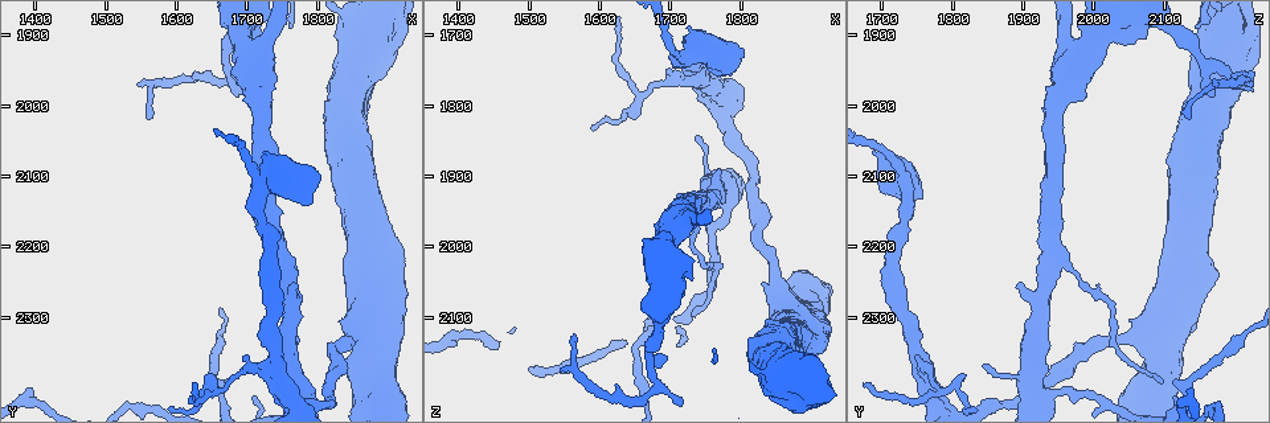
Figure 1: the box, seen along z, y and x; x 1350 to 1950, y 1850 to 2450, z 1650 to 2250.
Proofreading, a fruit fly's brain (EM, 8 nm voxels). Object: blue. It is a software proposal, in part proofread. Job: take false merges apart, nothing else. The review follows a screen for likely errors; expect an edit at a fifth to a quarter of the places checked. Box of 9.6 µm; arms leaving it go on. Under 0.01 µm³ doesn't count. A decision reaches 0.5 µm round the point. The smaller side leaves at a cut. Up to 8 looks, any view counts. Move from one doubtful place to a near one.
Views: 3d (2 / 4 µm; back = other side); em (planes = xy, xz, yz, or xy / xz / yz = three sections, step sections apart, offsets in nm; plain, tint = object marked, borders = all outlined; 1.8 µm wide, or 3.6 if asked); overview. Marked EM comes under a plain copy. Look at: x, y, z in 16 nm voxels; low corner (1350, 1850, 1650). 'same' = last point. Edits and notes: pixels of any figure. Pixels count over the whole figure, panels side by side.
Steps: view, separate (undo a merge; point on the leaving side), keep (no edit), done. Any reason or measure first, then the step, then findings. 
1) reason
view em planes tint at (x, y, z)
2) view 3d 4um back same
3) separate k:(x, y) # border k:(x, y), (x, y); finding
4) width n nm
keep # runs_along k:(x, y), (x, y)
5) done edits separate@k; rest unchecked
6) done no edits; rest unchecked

view em planes tint at (1745, 2205, 1940)

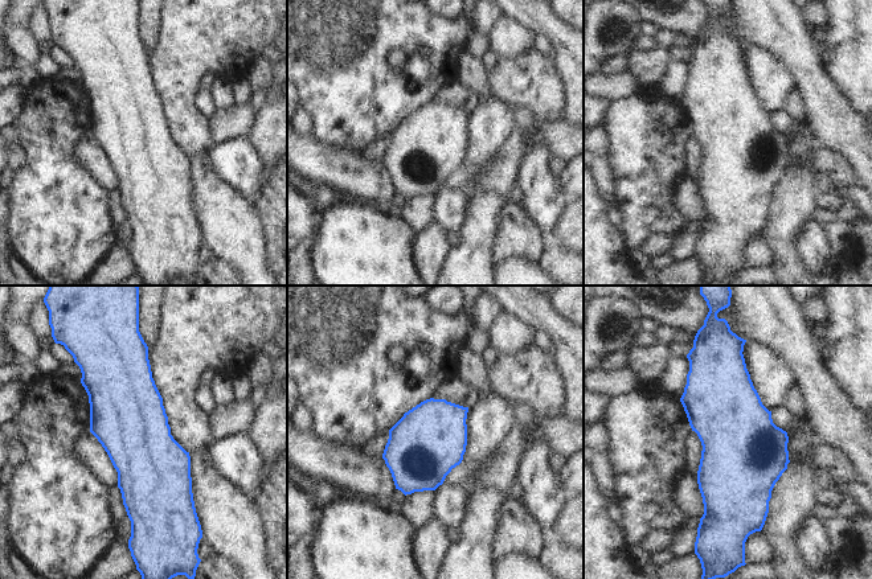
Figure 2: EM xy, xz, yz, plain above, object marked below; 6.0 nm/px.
width 440 nm
keep # continuous, no second cell

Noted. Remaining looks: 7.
abrupt turn
view 3d 4um at (1675, 1965, 2200)

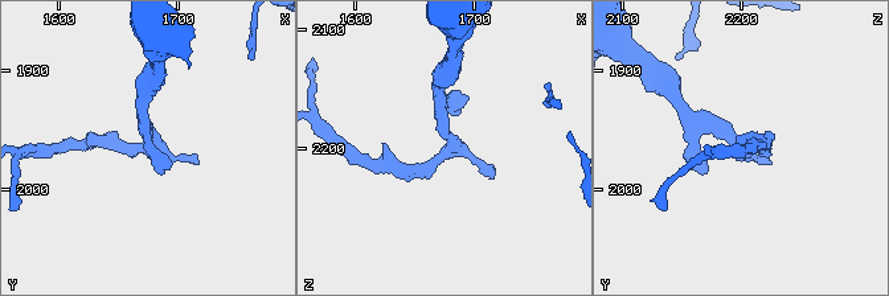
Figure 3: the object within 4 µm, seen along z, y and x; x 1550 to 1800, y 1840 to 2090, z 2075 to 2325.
shape alone is not enough
view em planes tint same

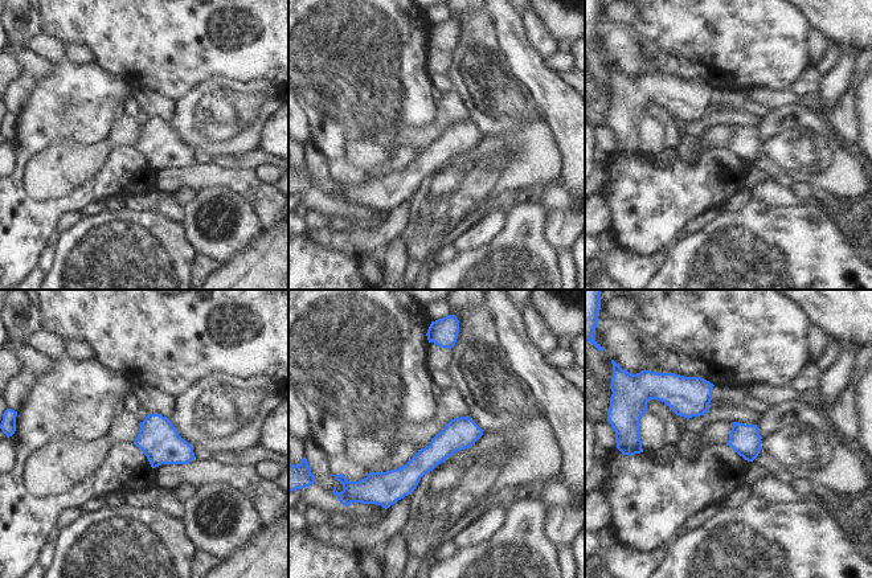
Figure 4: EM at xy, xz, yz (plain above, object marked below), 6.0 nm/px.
keep # runs_along 4:(478, 431), (405, 479), (369, 479); continuous, no second cell

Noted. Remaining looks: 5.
view 3d 2um at (1745, 2375, 1760)

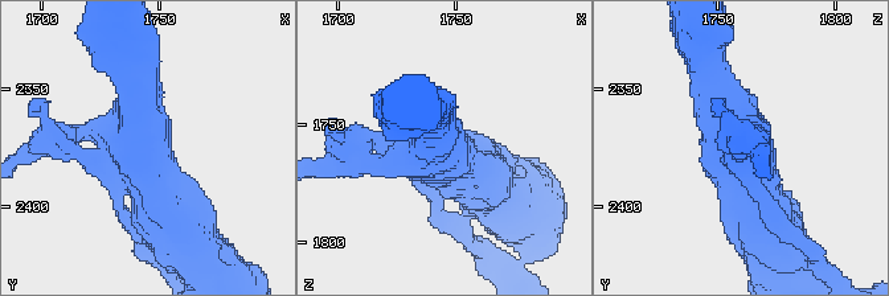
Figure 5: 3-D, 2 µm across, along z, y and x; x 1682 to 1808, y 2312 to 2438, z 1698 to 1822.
arms 3; arm_widths 160, 340, 440 nm
view em 3.6um planes tint at (1741, 2373, 1760)

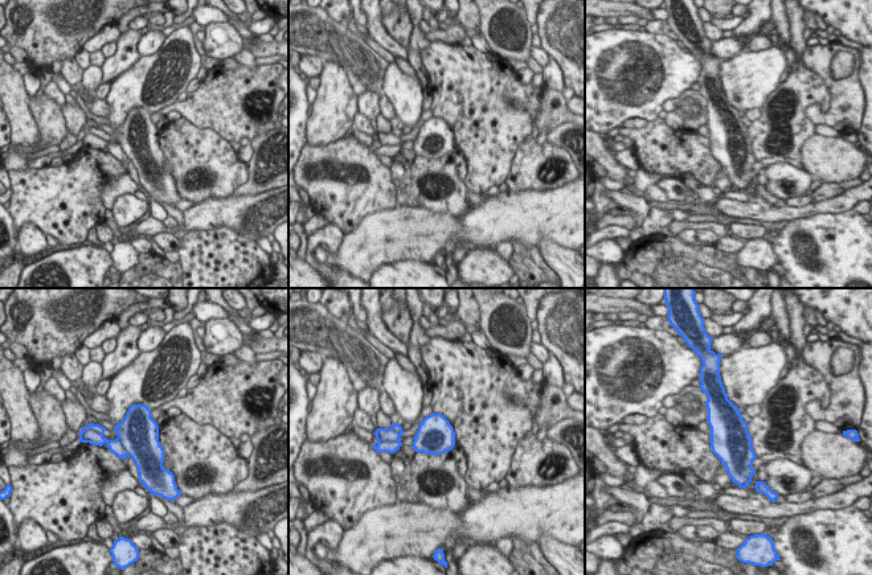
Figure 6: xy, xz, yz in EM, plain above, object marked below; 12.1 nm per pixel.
separate 6:(136, 432) # border 6:(117, 438), (127, 454); two cells meet here

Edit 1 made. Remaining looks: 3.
done edits separate@6; rest unchecked

